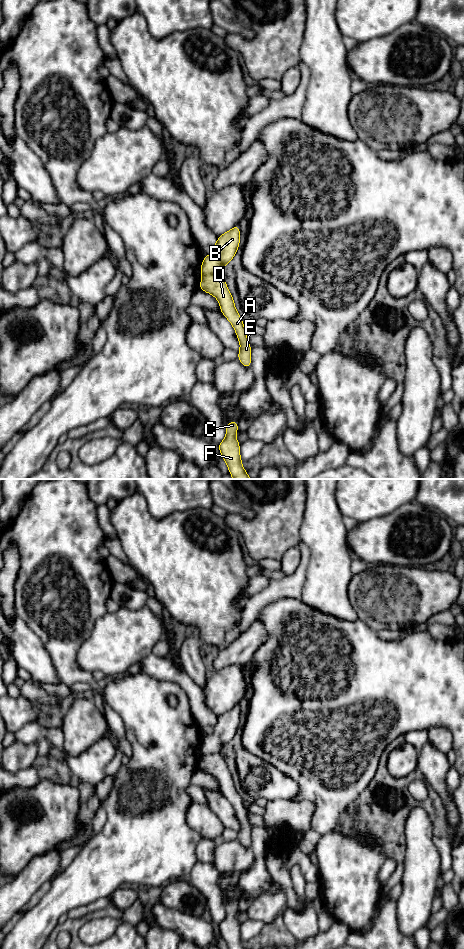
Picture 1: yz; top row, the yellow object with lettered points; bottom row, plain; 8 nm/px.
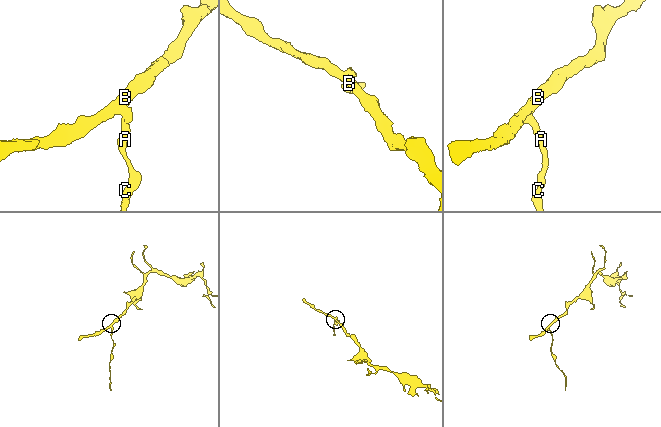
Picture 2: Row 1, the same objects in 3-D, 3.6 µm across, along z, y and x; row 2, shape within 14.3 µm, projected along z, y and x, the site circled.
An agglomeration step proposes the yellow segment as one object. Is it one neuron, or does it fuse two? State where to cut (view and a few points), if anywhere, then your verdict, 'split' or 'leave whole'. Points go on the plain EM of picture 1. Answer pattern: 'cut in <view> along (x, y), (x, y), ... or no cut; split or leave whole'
cut in yz along (219, 752), (202, 755); split

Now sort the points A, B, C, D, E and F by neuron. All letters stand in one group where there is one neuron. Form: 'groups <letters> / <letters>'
groups A C D E F / B

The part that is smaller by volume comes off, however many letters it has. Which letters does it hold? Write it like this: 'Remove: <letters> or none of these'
Remove: A, C, D, E, F

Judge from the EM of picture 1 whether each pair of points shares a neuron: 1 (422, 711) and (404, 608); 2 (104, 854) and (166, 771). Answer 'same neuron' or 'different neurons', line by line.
1: different neurons
2: same neuron

